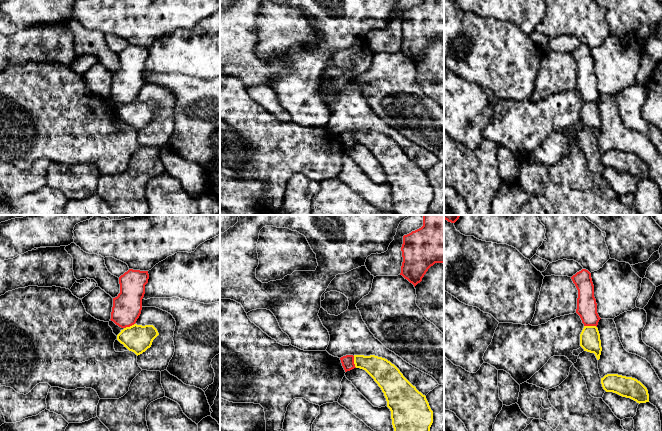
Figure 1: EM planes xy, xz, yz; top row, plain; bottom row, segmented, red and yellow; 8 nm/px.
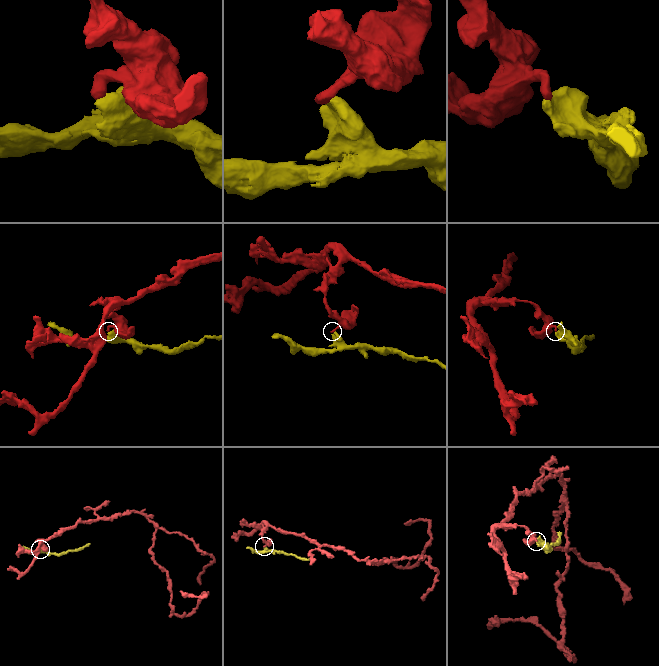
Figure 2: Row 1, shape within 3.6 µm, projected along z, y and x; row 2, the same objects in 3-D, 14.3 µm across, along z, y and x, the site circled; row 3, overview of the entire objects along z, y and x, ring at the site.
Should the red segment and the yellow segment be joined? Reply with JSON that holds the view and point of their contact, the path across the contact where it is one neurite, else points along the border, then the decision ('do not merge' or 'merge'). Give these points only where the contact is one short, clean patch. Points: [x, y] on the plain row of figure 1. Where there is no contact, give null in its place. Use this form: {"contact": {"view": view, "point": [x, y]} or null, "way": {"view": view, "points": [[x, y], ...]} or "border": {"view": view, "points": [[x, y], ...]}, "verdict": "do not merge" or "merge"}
{"contact": {"view": "yz", "point": [590, 101]}, "border": {"view": "yz", "points": [[584, 101], [594, 101], [596, 103]]}, "verdict": "do not merge"}

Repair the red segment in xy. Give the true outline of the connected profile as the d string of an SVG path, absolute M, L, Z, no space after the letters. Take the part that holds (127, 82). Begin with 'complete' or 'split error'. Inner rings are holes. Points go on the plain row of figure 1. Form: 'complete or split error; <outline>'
complete; M129 45L119 53L120 69L113 74L111 97L121 104L134 101L142 86L148 47Z

